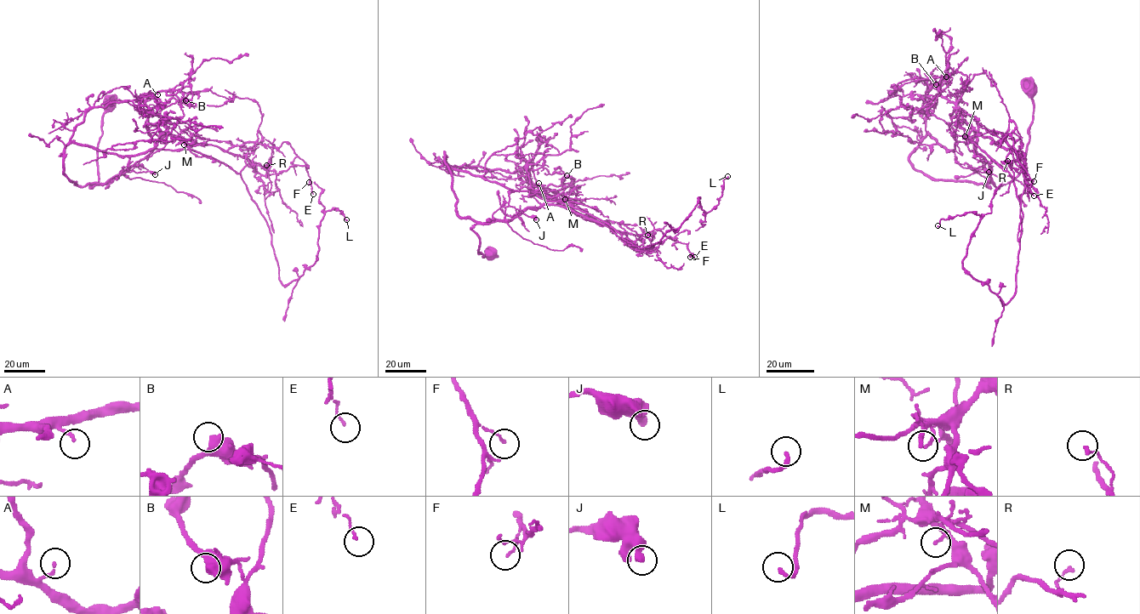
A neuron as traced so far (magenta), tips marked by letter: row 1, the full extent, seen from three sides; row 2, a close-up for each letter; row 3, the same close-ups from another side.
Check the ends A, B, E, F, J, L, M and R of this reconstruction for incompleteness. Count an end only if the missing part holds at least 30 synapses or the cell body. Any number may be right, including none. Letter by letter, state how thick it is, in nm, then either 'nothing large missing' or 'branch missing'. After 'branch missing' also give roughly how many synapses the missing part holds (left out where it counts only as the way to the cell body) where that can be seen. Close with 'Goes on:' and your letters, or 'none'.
A: 150 nm | nothing large missing
B: 420 nm | nothing large missing
E: 100 nm | nothing large missing
F: 100 nm | nothing large missing
J: 440 nm | nothing large missing
L: 180 nm | nothing large missing
M: 160 nm | nothing large missing
R: 180 nm | nothing large missing
Goes on: none

